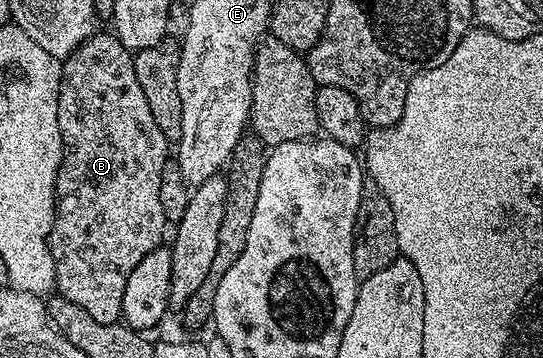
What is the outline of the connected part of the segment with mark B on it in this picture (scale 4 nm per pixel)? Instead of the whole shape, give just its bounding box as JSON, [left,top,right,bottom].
[49,33,170,325]

